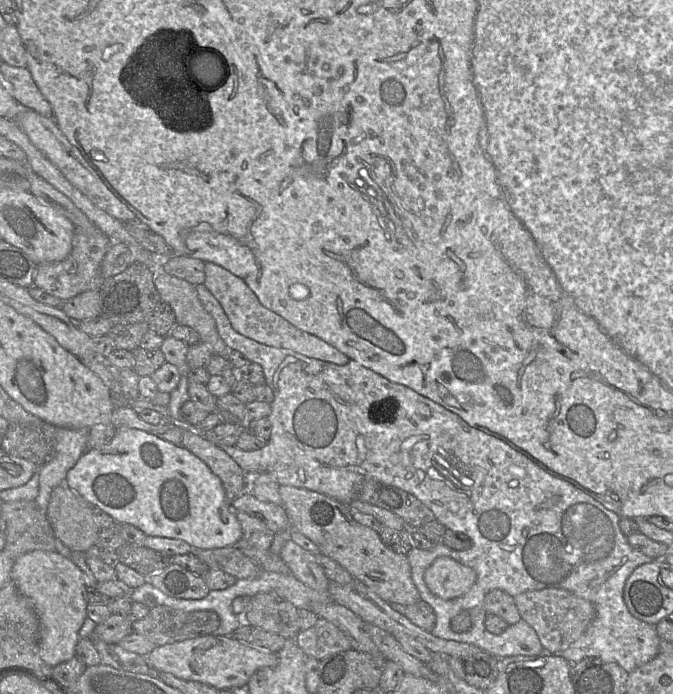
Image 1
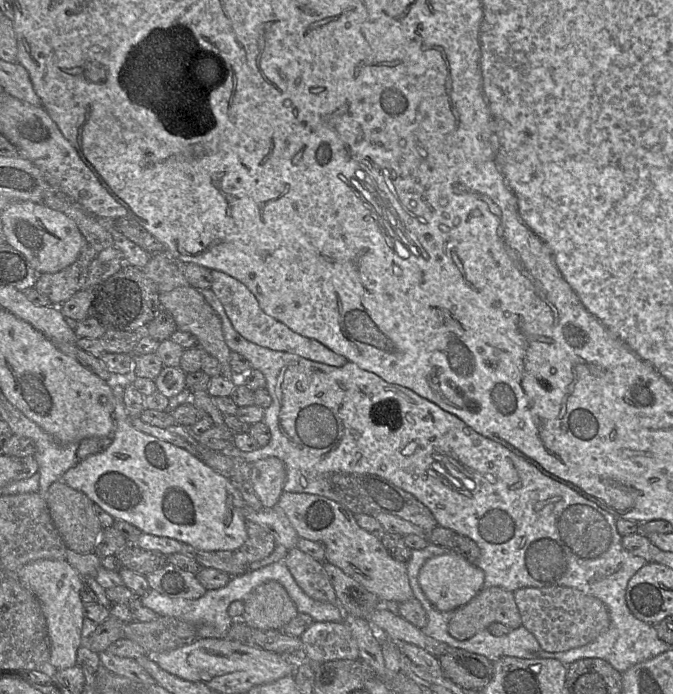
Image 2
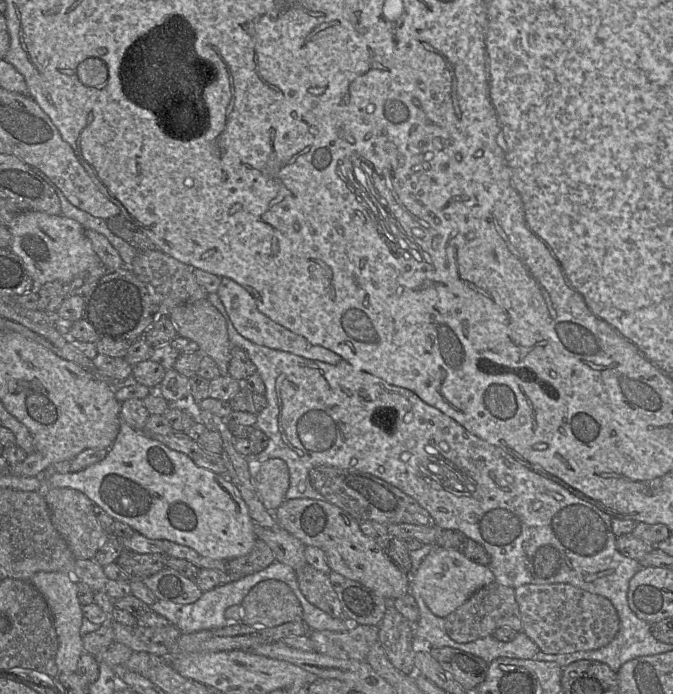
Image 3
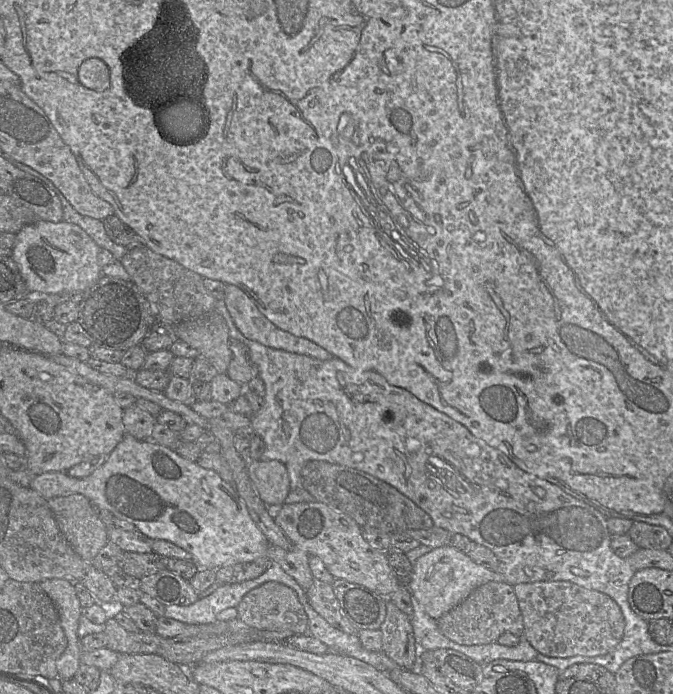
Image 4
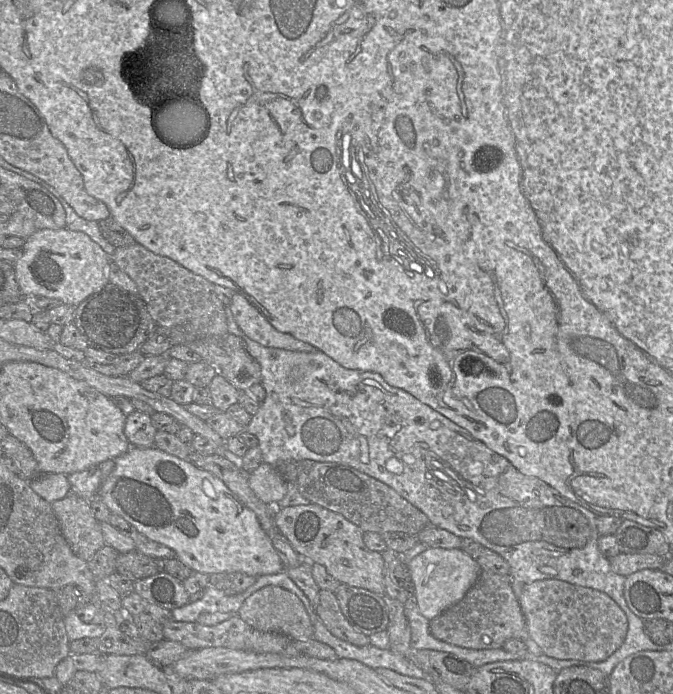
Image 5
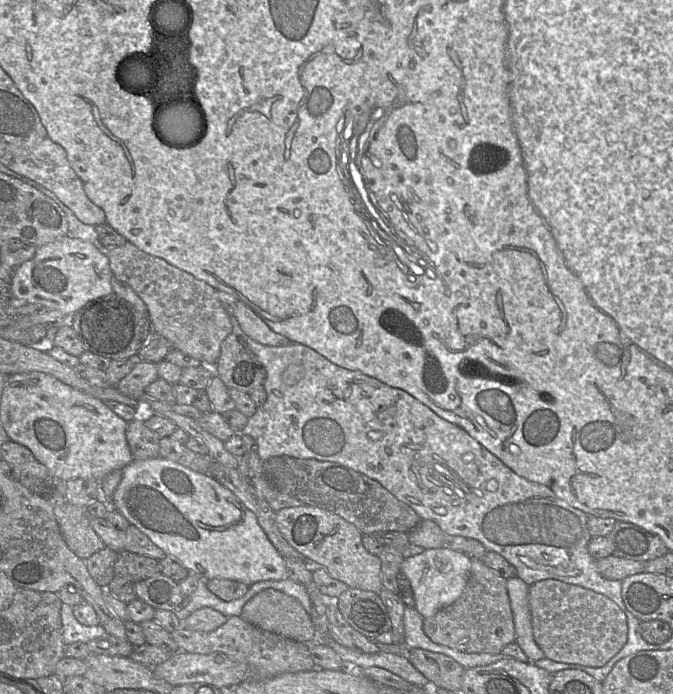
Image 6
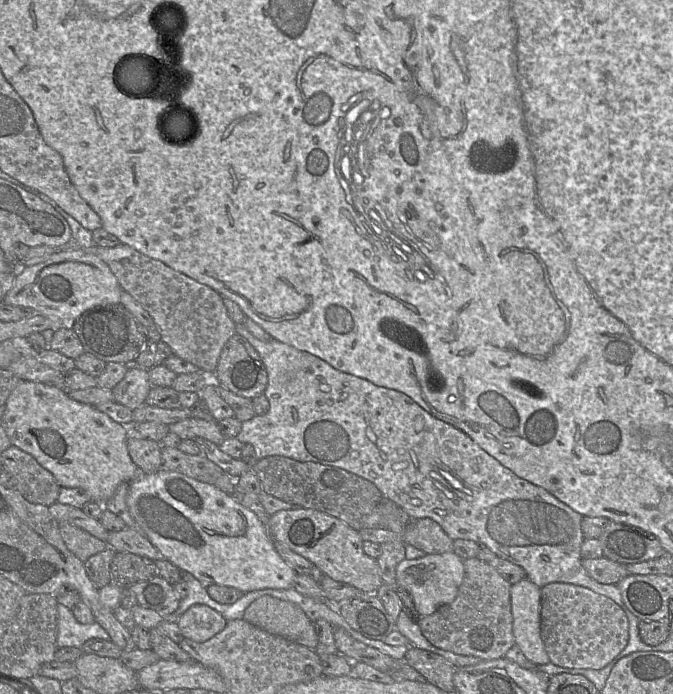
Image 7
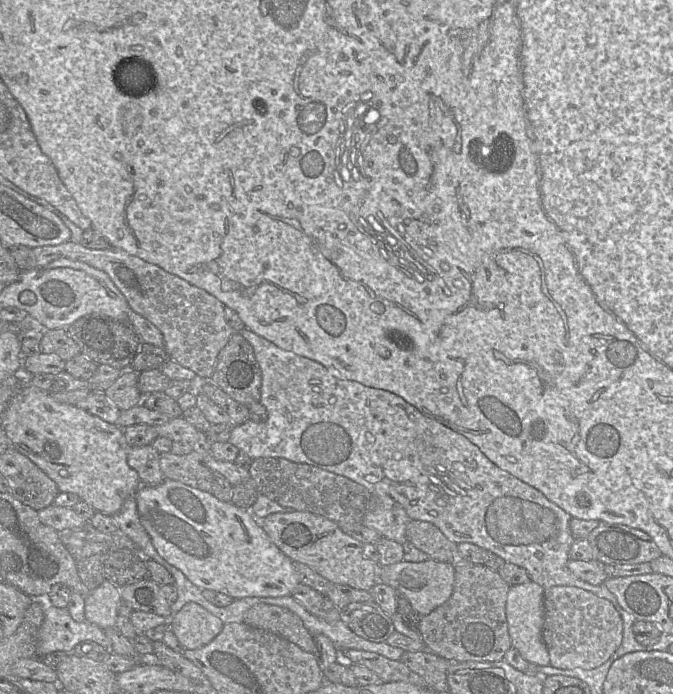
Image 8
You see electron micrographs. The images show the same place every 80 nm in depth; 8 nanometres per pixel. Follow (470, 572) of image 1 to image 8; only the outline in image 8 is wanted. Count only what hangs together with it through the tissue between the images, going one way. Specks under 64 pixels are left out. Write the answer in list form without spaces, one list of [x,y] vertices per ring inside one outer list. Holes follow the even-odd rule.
[[[432,559],[423,562],[401,561],[379,567],[378,580],[393,587],[399,594],[404,595],[421,616],[426,616],[451,597],[454,590],[455,567],[450,563]]]

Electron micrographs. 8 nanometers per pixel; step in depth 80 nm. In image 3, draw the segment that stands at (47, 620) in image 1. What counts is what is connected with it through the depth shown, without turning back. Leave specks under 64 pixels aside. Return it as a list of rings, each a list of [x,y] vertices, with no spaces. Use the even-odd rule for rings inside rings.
[[[44,572],[35,573],[29,582],[43,595],[51,611],[54,628],[58,638],[58,650],[55,656],[55,663],[59,673],[75,673],[78,662],[83,652],[83,641],[80,634],[82,620],[82,605],[80,604],[77,592],[78,582],[71,573],[66,572]]]

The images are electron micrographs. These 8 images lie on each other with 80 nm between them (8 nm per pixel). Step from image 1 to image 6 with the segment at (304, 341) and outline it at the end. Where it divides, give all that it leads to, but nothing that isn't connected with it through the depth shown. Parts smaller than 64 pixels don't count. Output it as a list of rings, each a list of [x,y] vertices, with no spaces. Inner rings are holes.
[[[240,300],[236,302],[234,317],[245,334],[260,344],[283,346],[292,343],[287,337],[274,332],[256,312]]]

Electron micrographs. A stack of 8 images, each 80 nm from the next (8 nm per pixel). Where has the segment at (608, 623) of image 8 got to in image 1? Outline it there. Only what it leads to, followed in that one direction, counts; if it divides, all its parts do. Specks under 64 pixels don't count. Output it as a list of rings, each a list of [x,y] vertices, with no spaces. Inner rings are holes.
[[[559,588],[531,590],[514,597],[521,619],[537,633],[545,652],[552,654],[566,650],[578,640],[595,618],[594,606],[587,600]]]

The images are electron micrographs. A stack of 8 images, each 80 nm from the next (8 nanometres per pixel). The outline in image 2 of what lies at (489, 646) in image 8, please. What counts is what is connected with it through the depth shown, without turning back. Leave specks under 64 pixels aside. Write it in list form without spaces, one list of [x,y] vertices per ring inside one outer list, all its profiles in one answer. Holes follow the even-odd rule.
[[[493,586],[481,589],[472,600],[455,610],[448,632],[457,640],[467,640],[497,622],[511,629],[522,625],[514,593]]]

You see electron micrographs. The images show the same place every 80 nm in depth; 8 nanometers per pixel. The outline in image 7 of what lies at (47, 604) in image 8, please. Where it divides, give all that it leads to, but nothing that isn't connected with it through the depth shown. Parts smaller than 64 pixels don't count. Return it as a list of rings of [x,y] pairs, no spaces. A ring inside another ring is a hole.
[[[58,604],[58,627],[56,643],[58,648],[78,647],[92,638],[109,640],[107,631],[96,621],[91,624],[79,623],[72,609]]]

